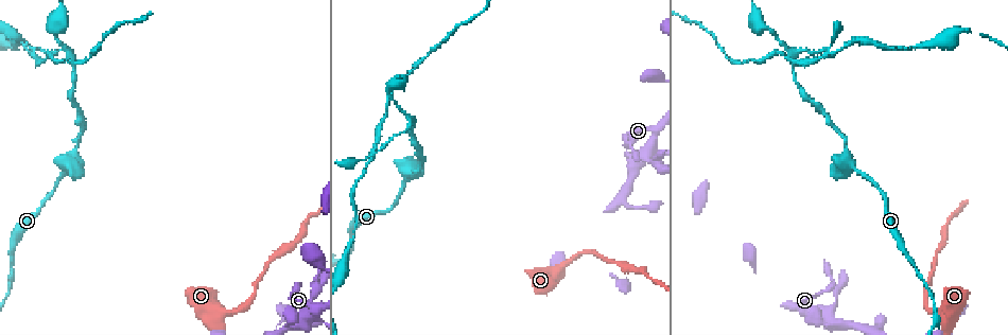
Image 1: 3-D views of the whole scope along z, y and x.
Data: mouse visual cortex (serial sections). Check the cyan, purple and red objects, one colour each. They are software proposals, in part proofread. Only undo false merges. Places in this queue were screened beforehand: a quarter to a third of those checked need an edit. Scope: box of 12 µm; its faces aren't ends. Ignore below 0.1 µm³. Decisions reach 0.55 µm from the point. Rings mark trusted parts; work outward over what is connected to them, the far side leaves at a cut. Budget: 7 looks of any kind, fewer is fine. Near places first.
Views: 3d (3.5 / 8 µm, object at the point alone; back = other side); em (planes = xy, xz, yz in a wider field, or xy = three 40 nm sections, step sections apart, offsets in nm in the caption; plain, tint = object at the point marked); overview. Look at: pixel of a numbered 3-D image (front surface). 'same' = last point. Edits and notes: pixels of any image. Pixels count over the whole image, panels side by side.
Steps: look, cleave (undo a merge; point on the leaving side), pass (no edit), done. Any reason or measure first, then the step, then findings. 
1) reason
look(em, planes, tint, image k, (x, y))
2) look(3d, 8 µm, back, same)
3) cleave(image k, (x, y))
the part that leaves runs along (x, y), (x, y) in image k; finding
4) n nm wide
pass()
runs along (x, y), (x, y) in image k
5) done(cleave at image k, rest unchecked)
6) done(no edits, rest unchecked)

look(3d, 3.5 µm, image 1, (306, 311))

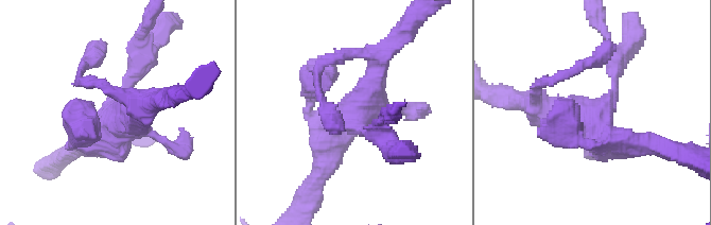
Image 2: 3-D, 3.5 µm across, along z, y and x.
look(em, xy, step 1, plain, image 2, (605, 107))

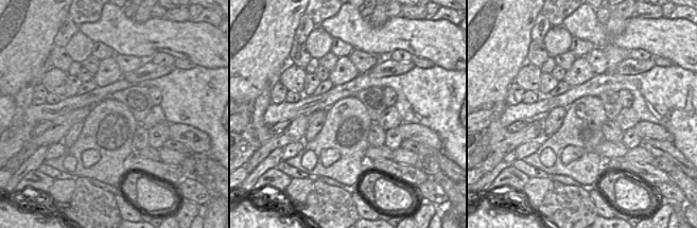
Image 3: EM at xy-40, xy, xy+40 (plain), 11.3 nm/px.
where the object lies
look(em, xy, step 1, tint, same)

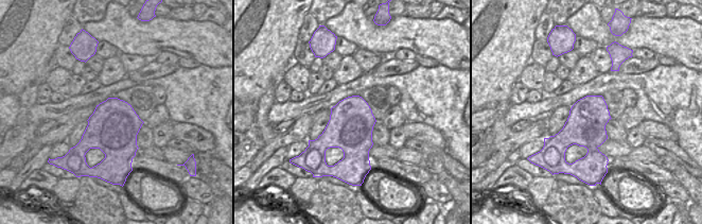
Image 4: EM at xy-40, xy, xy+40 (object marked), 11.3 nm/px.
pass()
runs along (369, 54), (366, 101), (327, 133), (327, 160) in image 2; all the same cell

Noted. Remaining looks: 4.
sudden change in width
look(3d, 3.5 µm, image 1, (846, 146))

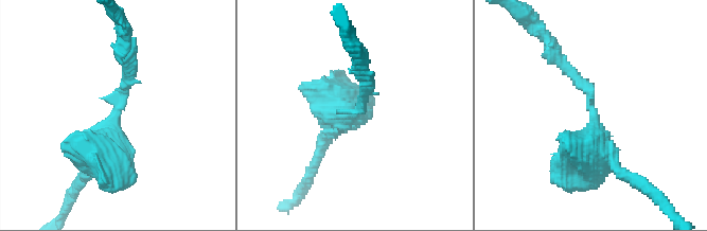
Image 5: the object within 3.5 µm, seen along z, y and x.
arms of 150, 350 nm
look(em, xy, step 5, tint, image 5, (118, 111))

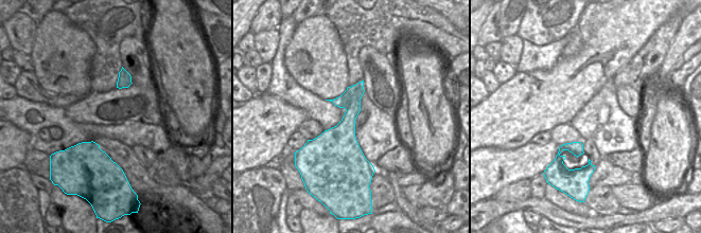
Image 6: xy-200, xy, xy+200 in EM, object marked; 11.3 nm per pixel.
another direction
look(em, xy, step 1, tint, same)

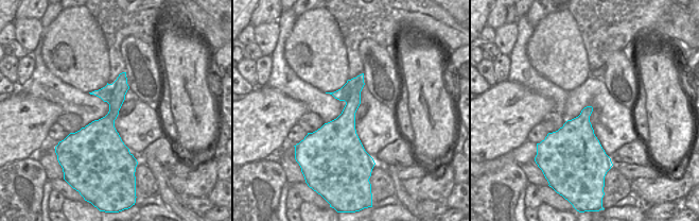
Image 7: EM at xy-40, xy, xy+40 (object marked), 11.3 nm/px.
pass()
runs along (610, 157), (587, 147), (590, 92), (555, 53) in image 5; continuous, no second cell

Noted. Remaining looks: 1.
done(no edits, rest unchecked)

